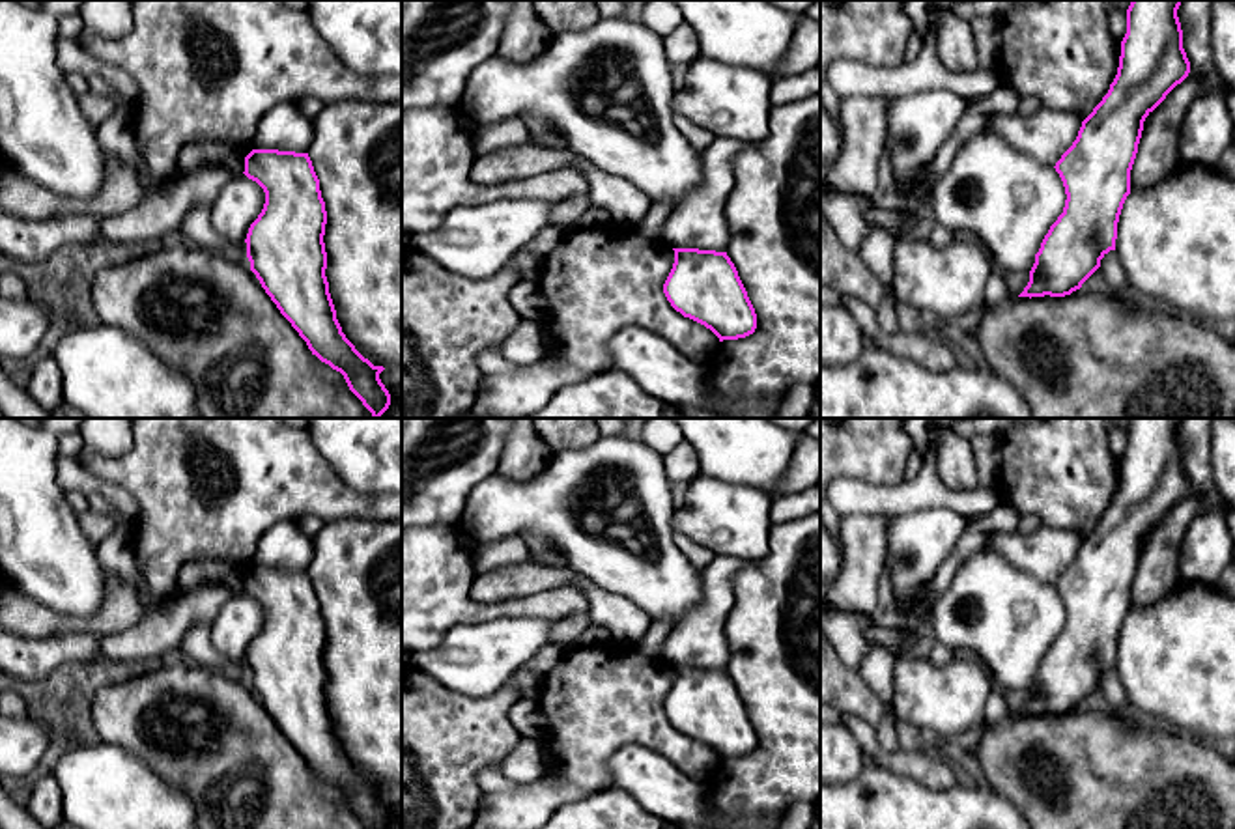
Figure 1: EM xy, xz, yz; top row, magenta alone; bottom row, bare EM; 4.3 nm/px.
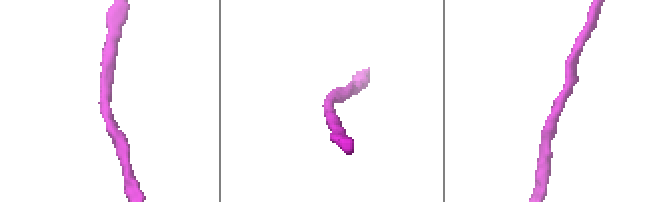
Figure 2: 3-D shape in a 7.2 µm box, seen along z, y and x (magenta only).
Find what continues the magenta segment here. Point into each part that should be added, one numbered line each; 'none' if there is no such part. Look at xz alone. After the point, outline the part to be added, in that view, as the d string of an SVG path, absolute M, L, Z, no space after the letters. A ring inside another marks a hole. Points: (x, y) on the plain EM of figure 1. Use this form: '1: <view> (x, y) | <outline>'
none

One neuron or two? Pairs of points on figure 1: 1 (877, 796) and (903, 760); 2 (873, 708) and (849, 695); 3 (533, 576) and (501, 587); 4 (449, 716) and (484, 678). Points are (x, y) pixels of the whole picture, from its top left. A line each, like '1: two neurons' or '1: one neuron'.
1: two neurons
2: one neuron
3: one neuron
4: two neurons

